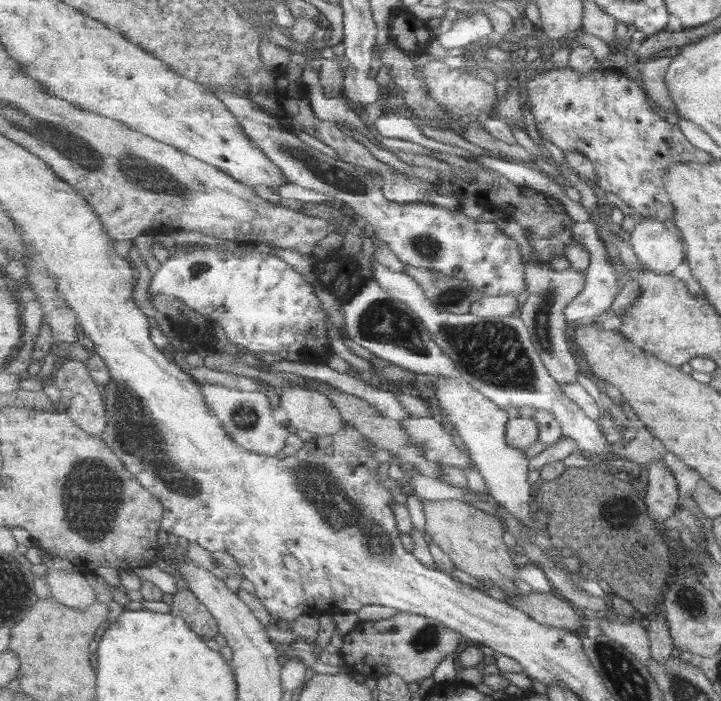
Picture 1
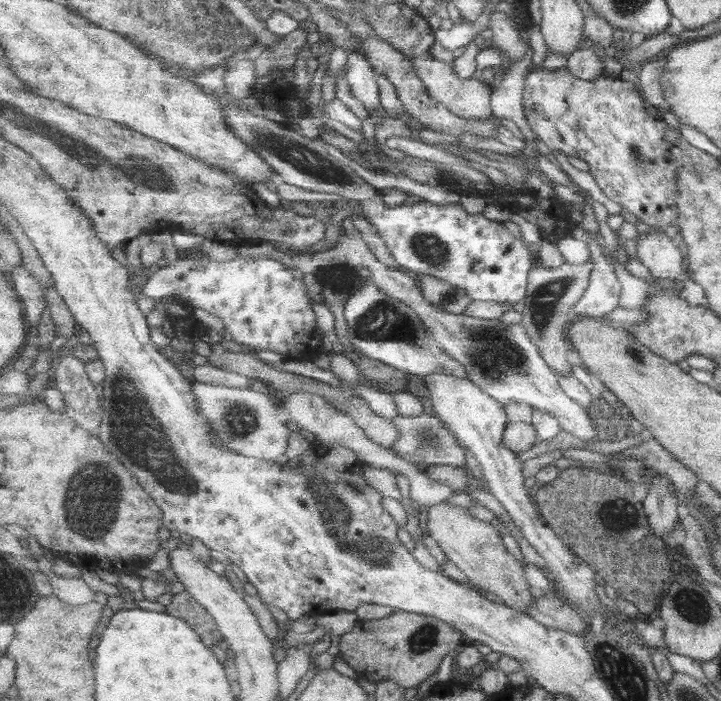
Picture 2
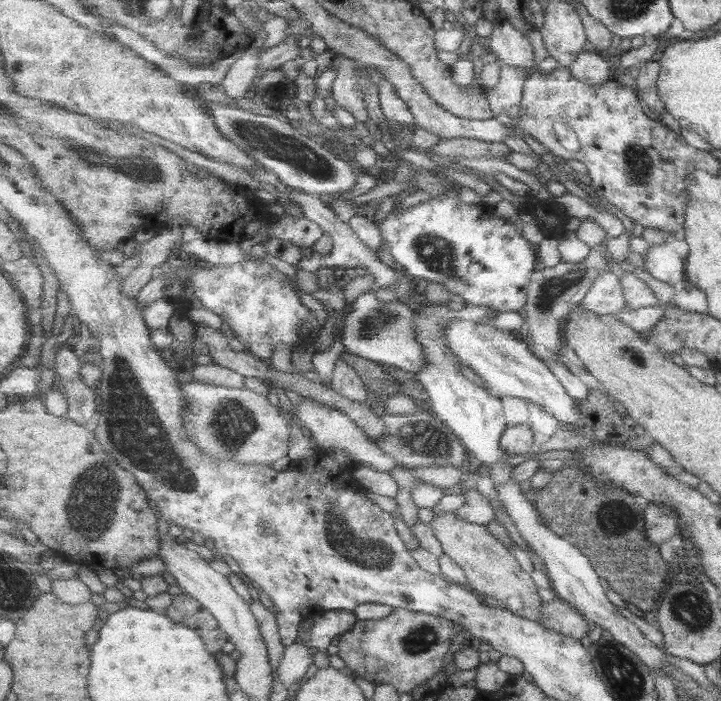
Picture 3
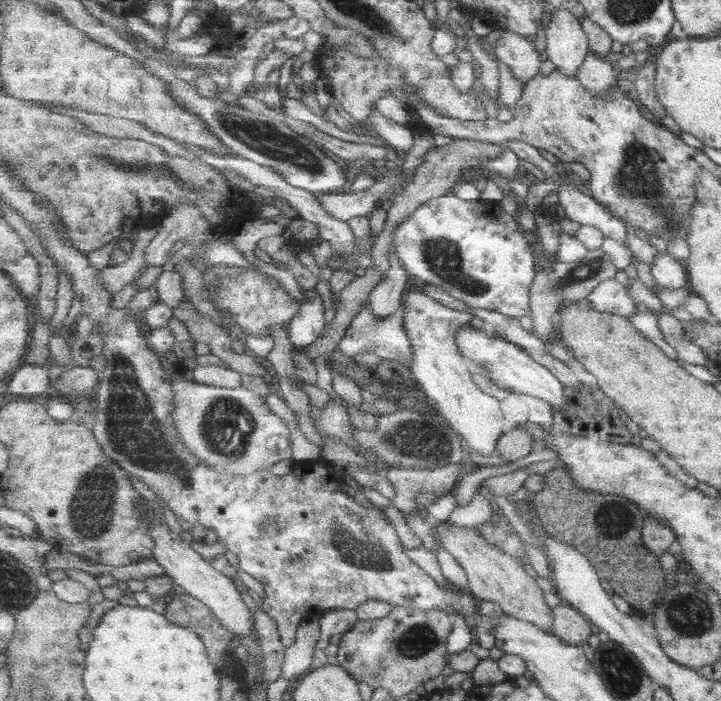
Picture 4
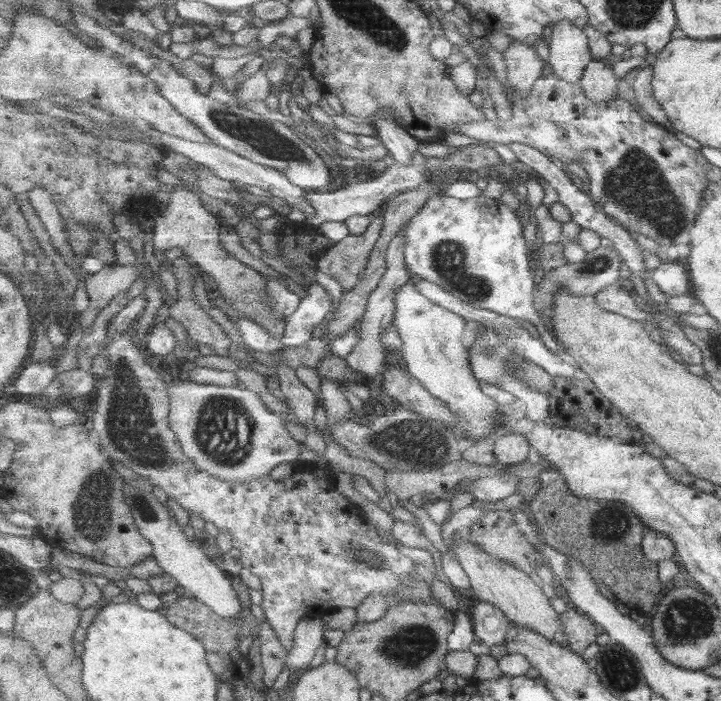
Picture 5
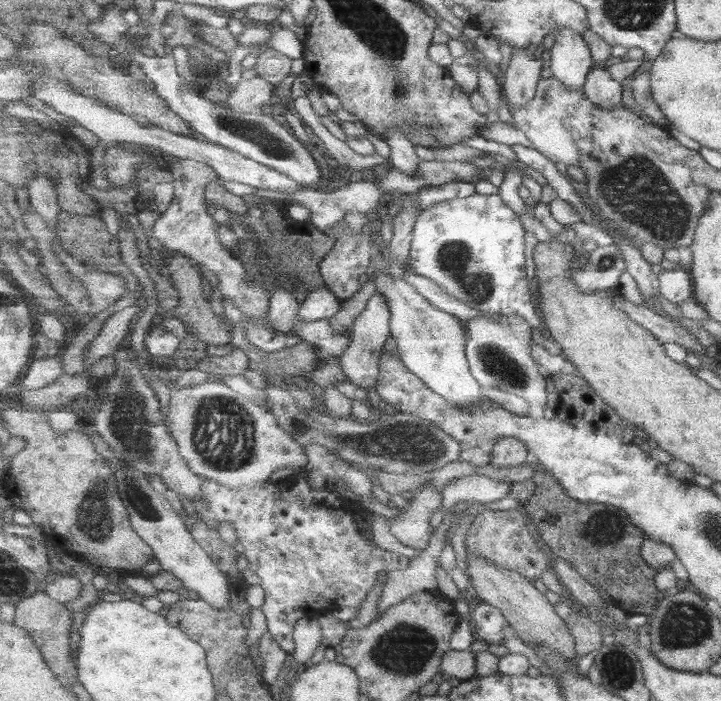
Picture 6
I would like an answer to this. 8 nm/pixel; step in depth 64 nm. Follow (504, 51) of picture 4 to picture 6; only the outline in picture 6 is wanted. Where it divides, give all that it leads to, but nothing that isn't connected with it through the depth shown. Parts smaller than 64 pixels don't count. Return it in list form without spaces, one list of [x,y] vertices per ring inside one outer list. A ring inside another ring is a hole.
[[[513,48],[511,61],[502,79],[503,97],[513,110],[527,106],[535,98],[542,70],[547,63],[538,54],[526,54],[524,48]]]

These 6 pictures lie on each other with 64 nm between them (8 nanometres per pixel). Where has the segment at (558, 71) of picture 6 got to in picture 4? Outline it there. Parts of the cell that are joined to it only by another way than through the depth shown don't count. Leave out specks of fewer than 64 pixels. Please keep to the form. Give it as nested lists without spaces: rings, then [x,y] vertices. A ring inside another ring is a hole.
[[[560,8],[555,14],[551,14],[545,35],[548,60],[554,63],[556,70],[567,76],[576,76],[579,67],[591,52],[582,21],[570,10]]]

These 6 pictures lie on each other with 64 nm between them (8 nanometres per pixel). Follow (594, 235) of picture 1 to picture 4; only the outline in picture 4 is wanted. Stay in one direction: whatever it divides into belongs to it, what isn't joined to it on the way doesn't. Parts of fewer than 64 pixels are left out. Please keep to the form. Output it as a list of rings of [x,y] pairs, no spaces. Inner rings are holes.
[[[614,278],[604,280],[588,296],[591,304],[600,311],[623,317],[631,317],[638,311],[636,302],[630,297],[628,288]]]

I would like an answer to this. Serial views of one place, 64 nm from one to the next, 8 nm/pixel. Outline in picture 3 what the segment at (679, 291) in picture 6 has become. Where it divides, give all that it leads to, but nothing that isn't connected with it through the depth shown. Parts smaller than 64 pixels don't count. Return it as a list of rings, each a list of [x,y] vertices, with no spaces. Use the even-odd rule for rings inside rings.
[[[648,244],[647,254],[644,256],[645,269],[655,278],[675,286],[683,282],[684,260],[669,244]]]

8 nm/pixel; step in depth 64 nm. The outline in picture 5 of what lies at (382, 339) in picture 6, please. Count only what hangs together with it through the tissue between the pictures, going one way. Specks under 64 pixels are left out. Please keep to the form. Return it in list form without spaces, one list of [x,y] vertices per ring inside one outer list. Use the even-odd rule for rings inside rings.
[[[403,229],[399,235],[393,238],[393,242],[388,249],[387,265],[388,270],[383,275],[381,282],[378,284],[378,288],[372,292],[371,301],[372,304],[366,308],[366,313],[361,319],[361,326],[359,326],[359,337],[361,340],[359,344],[346,356],[347,364],[356,372],[363,375],[365,378],[371,380],[375,374],[381,372],[381,368],[384,368],[385,354],[384,344],[381,340],[381,335],[385,335],[385,331],[391,327],[391,323],[396,316],[396,294],[398,288],[404,284],[409,283],[411,276],[409,276],[409,268],[407,262],[405,262],[405,229]]]

